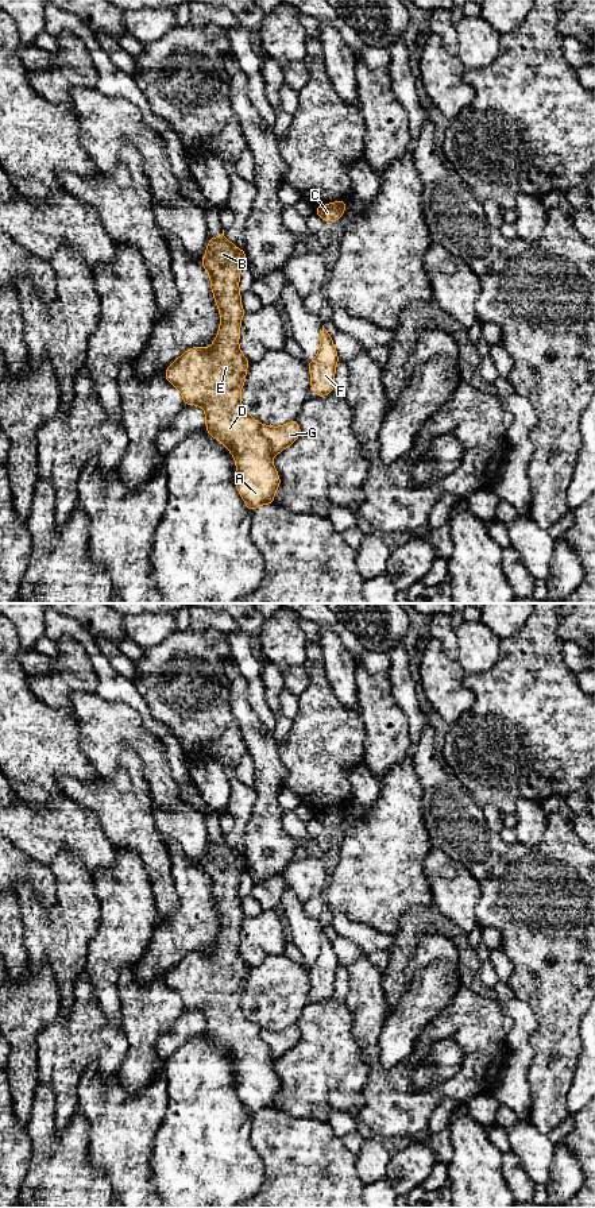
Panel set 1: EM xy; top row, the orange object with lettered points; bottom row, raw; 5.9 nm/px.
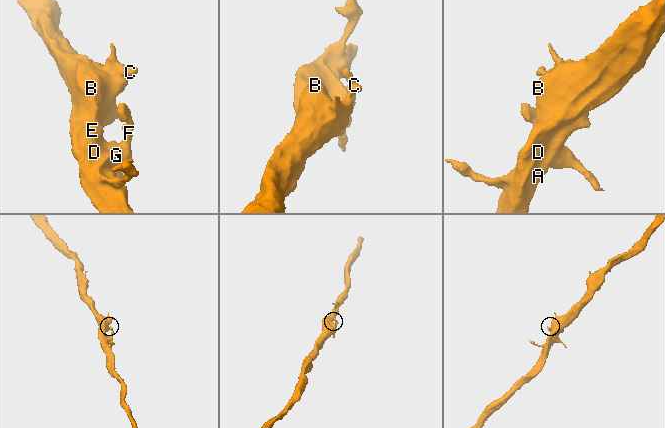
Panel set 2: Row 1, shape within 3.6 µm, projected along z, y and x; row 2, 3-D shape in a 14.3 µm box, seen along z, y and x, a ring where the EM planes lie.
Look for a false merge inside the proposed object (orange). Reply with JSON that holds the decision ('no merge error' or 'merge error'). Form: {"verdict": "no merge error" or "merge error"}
{"verdict": "merge error"}

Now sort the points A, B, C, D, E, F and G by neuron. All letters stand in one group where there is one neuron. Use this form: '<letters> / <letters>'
A B C D E / F G

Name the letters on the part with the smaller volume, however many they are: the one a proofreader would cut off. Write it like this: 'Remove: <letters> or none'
Remove: F, G

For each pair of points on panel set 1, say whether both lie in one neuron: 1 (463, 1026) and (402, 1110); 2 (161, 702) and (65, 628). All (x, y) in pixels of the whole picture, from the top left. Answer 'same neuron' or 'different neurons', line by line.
1: same neuron
2: different neurons

